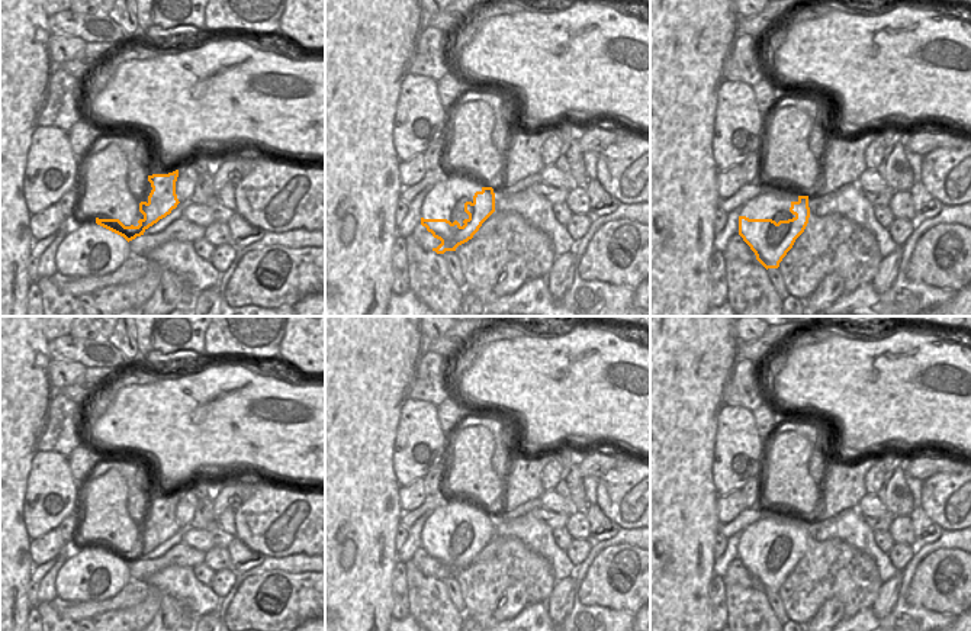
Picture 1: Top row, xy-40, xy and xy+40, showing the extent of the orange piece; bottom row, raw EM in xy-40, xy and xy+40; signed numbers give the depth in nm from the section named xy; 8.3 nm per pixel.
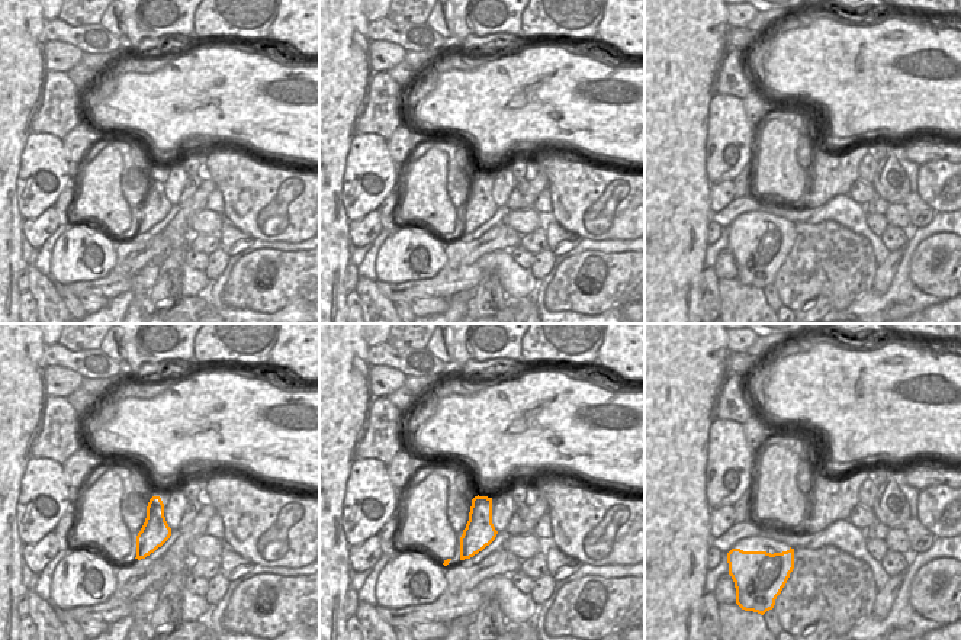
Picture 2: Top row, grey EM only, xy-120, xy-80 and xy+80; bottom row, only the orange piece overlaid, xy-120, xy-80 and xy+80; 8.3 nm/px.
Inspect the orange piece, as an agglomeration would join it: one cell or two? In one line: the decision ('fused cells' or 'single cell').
fused cells

